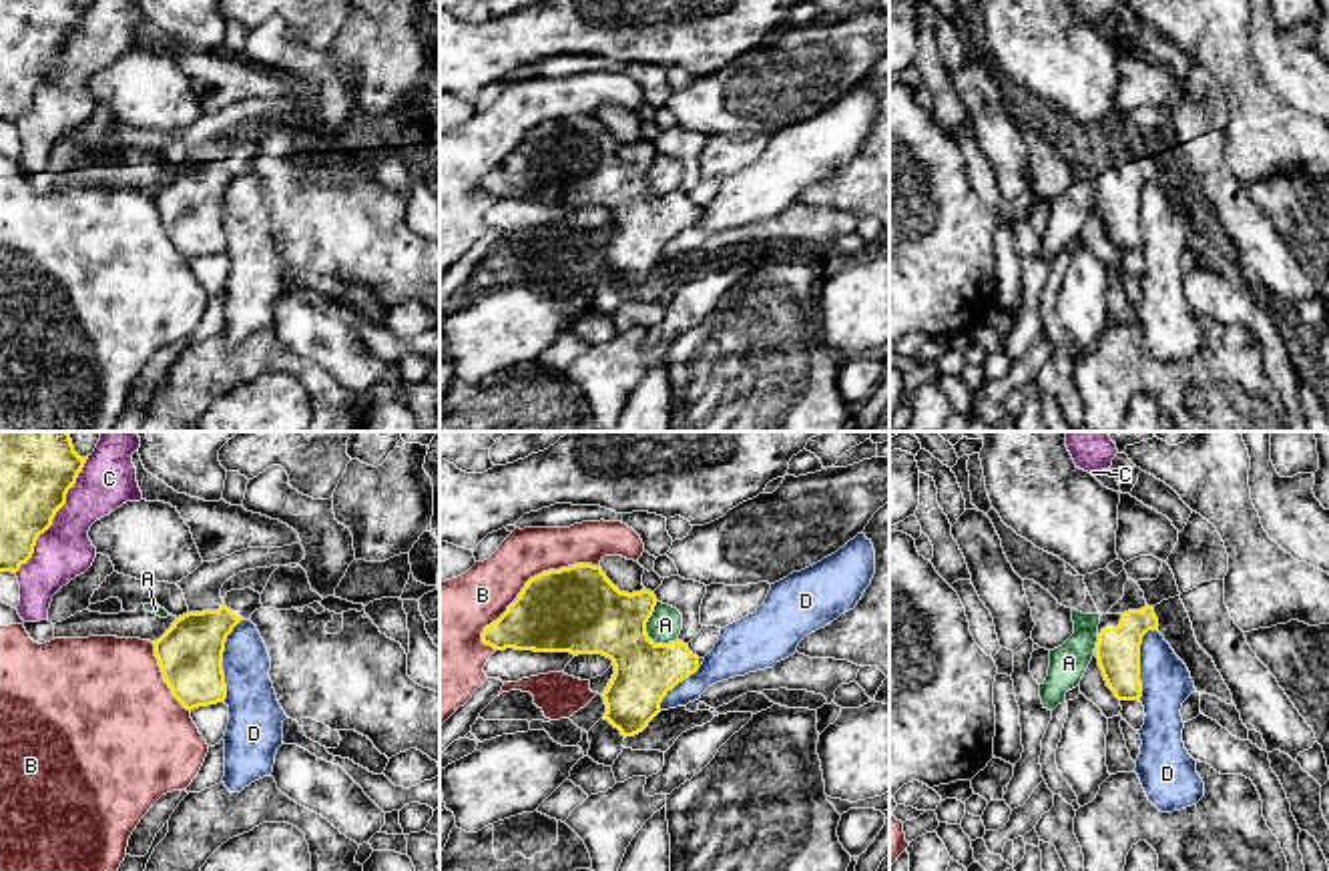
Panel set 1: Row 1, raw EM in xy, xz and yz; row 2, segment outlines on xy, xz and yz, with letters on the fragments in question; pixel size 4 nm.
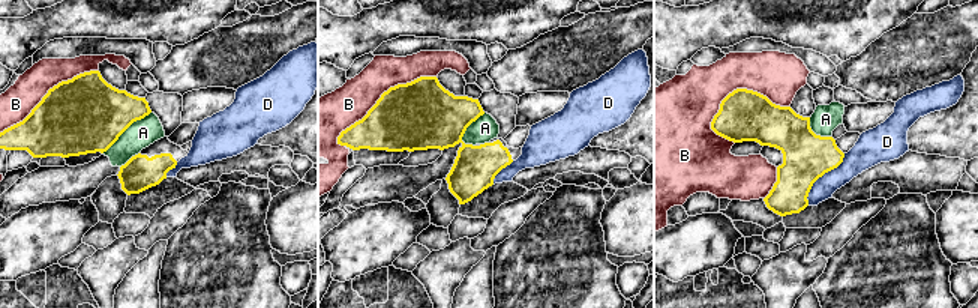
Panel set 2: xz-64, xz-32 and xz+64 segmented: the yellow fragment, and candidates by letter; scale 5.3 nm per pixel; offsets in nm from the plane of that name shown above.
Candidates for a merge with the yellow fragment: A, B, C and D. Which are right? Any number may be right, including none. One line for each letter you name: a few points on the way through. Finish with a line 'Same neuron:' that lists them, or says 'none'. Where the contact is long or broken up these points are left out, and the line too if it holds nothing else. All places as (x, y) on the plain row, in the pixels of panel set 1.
Same neuron: none

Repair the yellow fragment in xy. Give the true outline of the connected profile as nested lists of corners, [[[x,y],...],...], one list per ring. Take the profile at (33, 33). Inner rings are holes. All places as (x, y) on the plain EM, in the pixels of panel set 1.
[[[0,0],[0,122],[16,124],[32,104],[40,84],[44,84],[66,54],[68,40],[76,34],[86,8],[80,8],[74,0]]]

